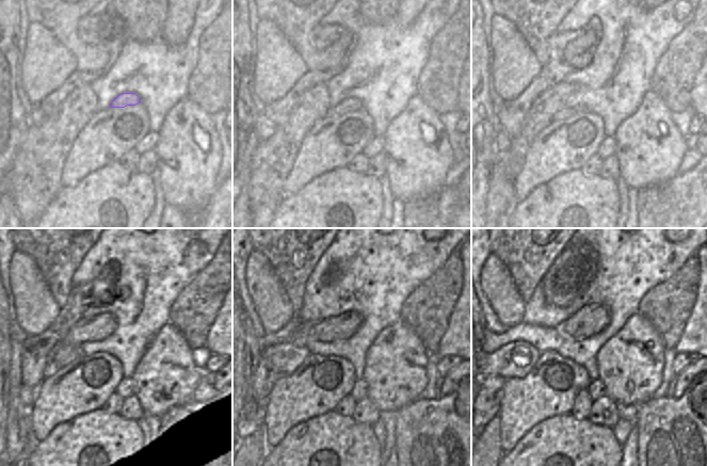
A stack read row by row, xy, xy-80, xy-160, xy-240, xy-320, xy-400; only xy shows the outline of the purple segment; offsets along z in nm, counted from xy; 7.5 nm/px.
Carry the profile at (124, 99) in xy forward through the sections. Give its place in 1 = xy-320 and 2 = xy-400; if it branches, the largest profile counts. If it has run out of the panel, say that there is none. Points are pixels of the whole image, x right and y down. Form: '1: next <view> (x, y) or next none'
1: next xy-320 (285, 357)
2: next xy-400 (515, 359)

